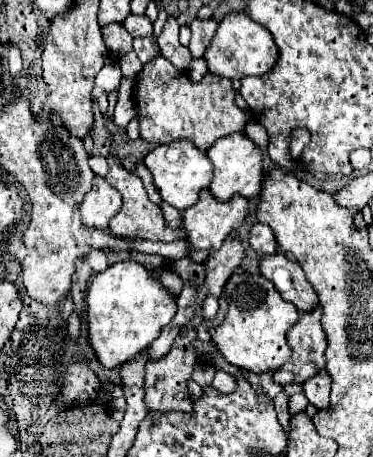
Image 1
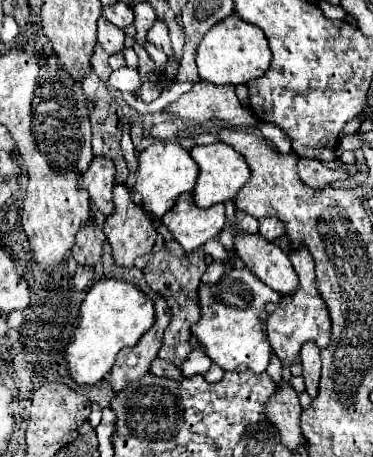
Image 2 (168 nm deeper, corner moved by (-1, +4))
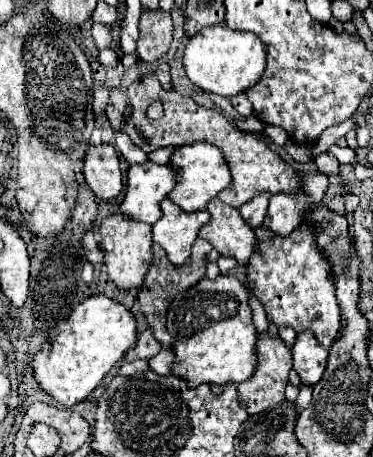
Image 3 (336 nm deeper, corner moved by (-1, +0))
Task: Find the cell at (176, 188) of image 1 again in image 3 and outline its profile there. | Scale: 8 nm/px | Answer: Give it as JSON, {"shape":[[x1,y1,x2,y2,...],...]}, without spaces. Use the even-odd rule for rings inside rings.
{"shape":[[150,160,132,164,128,170,128,188,120,210,130,218,154,224,160,218,160,202,176,186,176,168,154,164]]}

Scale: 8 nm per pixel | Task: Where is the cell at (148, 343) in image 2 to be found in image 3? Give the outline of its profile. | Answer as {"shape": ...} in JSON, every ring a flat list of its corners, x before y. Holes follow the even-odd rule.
{"shape":[[148,328,146,332,142,332,142,334,138,336,138,344,126,352,124,362,134,362,134,360,138,360,138,358,150,360,150,358,156,356,160,350,162,350,160,342,156,342,156,338,152,338,152,328]]}

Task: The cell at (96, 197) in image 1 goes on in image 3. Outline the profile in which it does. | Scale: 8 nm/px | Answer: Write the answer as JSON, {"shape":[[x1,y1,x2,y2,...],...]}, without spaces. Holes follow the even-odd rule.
{"shape":[[90,146,84,158,84,178,98,200,110,202,122,190,122,174,118,168,118,154,112,146]]}

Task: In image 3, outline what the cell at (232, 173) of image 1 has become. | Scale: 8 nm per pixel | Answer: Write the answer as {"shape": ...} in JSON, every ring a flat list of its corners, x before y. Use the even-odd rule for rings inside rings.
{"shape":[[194,142,194,144,182,146,180,150,176,150,172,154,170,164,174,168,180,168,180,172,178,172,176,188,168,194,168,198,174,204,178,204,184,212,206,210,208,202,212,198,216,198,232,182,232,174,228,170,228,162,226,162,224,154,220,154,220,150,216,146,206,144,206,142]]}

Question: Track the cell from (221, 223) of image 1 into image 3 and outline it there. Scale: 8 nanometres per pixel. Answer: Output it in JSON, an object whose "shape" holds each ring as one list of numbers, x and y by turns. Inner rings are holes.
{"shape":[[168,198,160,206,162,218,152,226,152,240,166,250,172,264,180,266,190,258,192,244,200,228,210,220,210,214,206,210,184,212]]}

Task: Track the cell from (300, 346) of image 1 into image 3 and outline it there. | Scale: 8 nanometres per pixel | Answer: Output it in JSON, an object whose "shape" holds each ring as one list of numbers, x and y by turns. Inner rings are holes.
{"shape":[[300,224,290,236,262,240,258,248,260,250,252,254,248,264,248,280,268,320,278,328,292,326,298,334,312,332,328,350,340,330,340,310,330,280,330,264,316,248,314,230,308,224]]}

